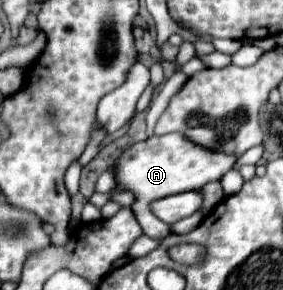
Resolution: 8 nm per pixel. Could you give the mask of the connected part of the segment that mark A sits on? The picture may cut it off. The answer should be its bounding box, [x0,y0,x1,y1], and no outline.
[113,133,233,239]

